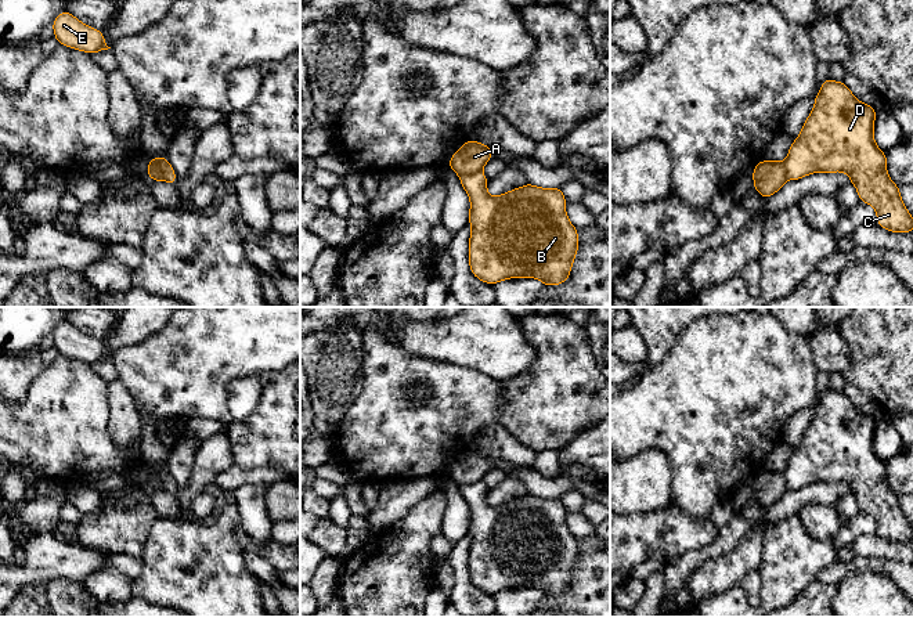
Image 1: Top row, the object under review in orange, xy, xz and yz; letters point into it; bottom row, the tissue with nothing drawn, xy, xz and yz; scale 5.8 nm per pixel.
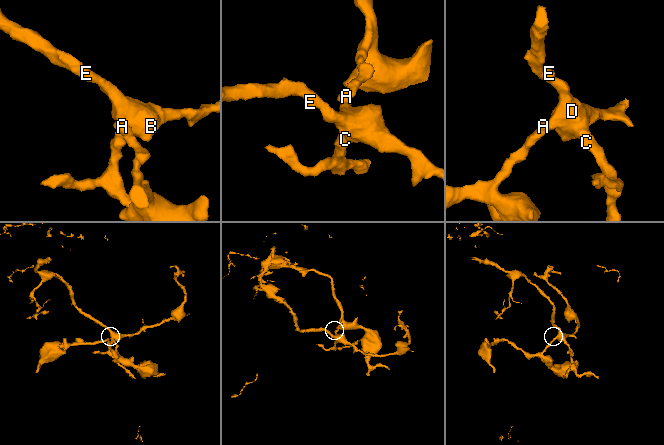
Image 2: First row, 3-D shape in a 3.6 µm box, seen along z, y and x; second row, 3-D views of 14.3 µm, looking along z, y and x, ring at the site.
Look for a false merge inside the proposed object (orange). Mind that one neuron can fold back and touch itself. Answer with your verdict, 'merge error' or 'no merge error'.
merge error

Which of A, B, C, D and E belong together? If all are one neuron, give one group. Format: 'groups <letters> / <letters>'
groups A / B C D E

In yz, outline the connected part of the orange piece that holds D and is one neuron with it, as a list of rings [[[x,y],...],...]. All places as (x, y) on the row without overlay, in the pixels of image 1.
[[[826,389],[815,407],[815,415],[784,470],[786,488],[801,490],[812,483],[842,481],[858,501],[859,510],[876,519],[877,534],[891,542],[913,541],[899,497],[889,488],[887,466],[874,451],[876,419],[855,408],[844,392]]]

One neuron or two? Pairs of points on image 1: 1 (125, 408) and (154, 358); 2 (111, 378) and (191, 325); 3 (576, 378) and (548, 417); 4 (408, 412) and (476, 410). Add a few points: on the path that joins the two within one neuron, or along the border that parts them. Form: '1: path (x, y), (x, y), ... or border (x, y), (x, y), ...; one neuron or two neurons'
1: border (119, 382), (129, 392), (143, 424); two neurons
2: border (109, 358), (119, 382); two neurons
3: path (566, 388), (566, 397), (556, 407); one neuron
4: path (425, 412), (459, 410); one neuron

